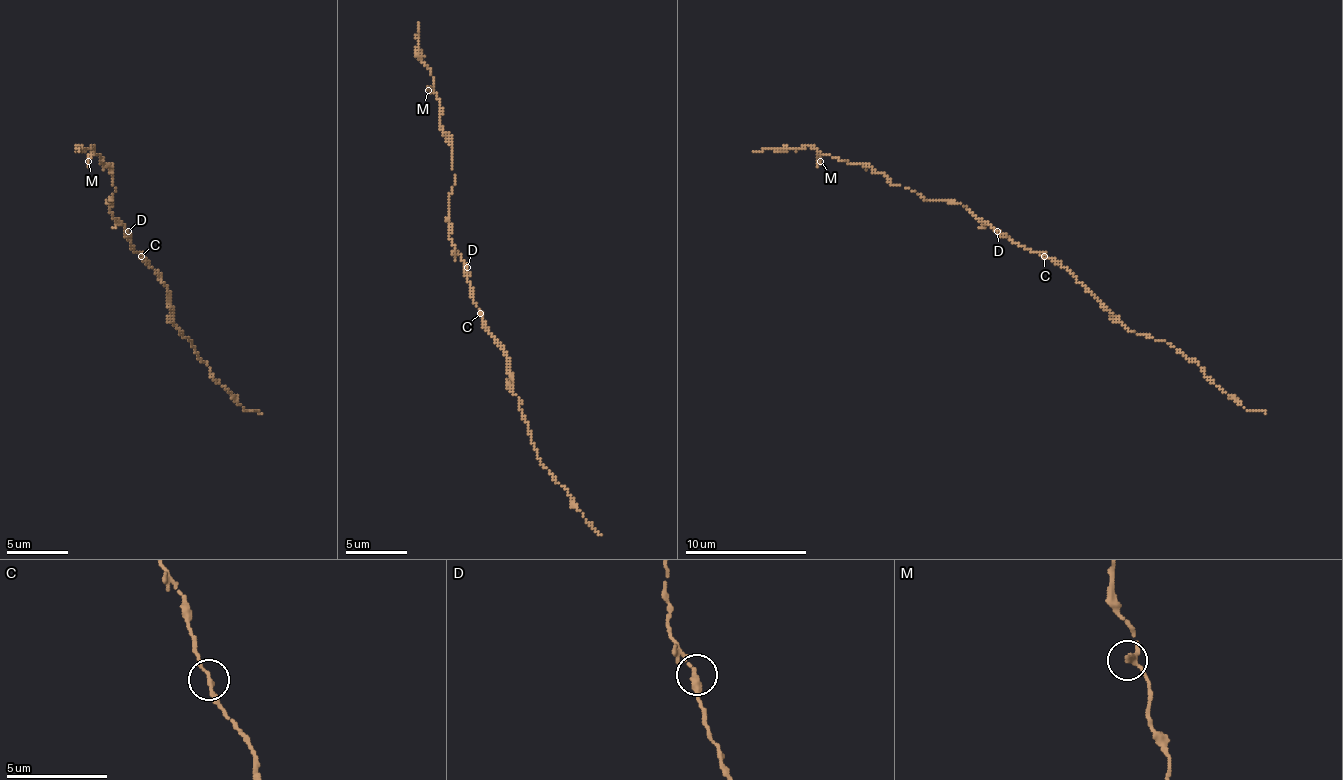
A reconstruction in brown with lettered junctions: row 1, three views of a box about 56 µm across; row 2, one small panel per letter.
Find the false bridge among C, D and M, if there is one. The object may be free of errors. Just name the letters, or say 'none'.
none

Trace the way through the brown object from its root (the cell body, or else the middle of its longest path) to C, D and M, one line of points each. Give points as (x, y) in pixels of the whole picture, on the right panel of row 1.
C: (1031, 249), (1043, 255)
D: (1031, 249), (1012, 243), (997, 231)
M: (1031, 249), (1000, 237), (954, 200), (924, 200), (869, 167), (848, 164), (829, 155), (823, 155), (820, 161)

